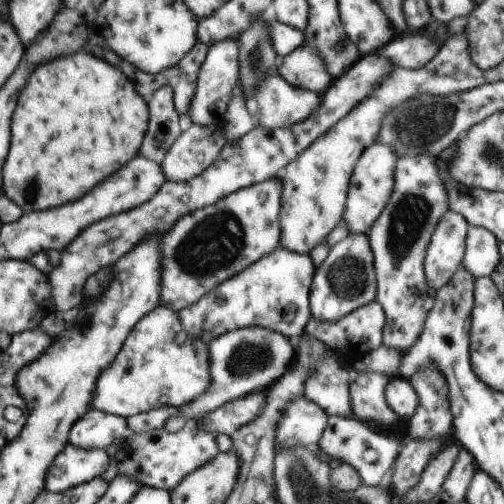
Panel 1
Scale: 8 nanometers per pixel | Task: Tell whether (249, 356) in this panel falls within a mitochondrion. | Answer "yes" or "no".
yes

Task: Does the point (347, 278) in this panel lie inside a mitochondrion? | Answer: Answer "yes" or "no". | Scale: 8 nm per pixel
yes

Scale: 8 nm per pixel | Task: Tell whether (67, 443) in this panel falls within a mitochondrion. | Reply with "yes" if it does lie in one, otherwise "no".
no

